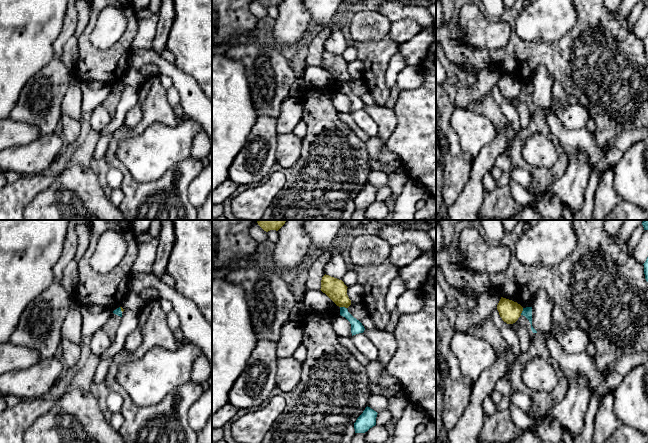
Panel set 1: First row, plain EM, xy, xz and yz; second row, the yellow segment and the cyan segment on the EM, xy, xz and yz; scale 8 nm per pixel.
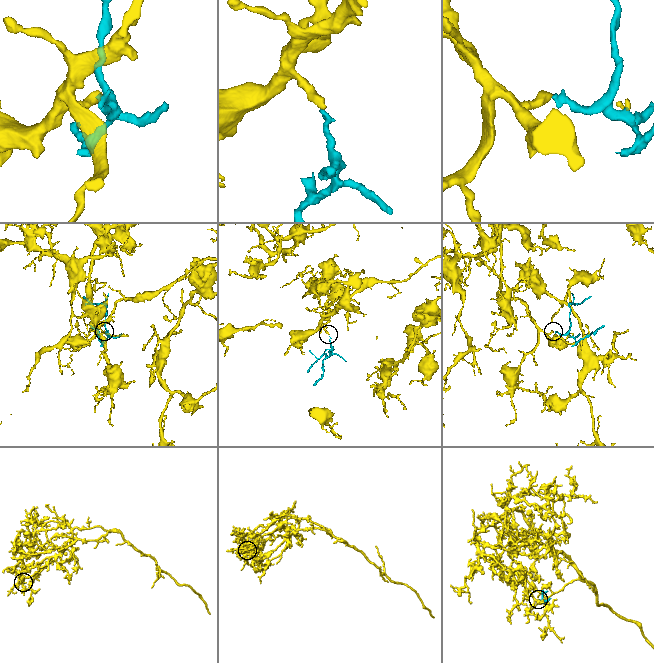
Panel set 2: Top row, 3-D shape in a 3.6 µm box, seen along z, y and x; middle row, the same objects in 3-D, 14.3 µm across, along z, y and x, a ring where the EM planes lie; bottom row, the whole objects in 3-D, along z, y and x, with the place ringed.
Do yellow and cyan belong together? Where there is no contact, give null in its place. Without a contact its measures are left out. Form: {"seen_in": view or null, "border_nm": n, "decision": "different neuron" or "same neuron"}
{"seen_in": "xz", "border_nm": 60, "decision": "different neuron"}

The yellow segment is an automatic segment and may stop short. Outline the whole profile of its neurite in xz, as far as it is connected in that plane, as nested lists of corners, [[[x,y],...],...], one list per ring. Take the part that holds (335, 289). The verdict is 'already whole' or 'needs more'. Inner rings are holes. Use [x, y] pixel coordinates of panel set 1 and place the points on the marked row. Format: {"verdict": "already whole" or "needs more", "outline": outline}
{"verdict": "already whole", "outline": [[[326,274],[322,277],[320,290],[339,307],[348,308],[351,305],[351,300],[347,295],[347,288],[342,280]]]}

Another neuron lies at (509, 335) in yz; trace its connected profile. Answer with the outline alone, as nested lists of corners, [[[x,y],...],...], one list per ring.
[[[497,308],[492,311],[491,322],[499,330],[506,344],[512,349],[518,359],[522,353],[519,346],[519,338],[516,332],[510,327],[510,324],[502,320]]]

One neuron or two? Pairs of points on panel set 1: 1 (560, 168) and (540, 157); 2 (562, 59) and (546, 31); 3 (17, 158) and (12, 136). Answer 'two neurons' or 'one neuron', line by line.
1: two neurons
2: two neurons
3: two neurons

